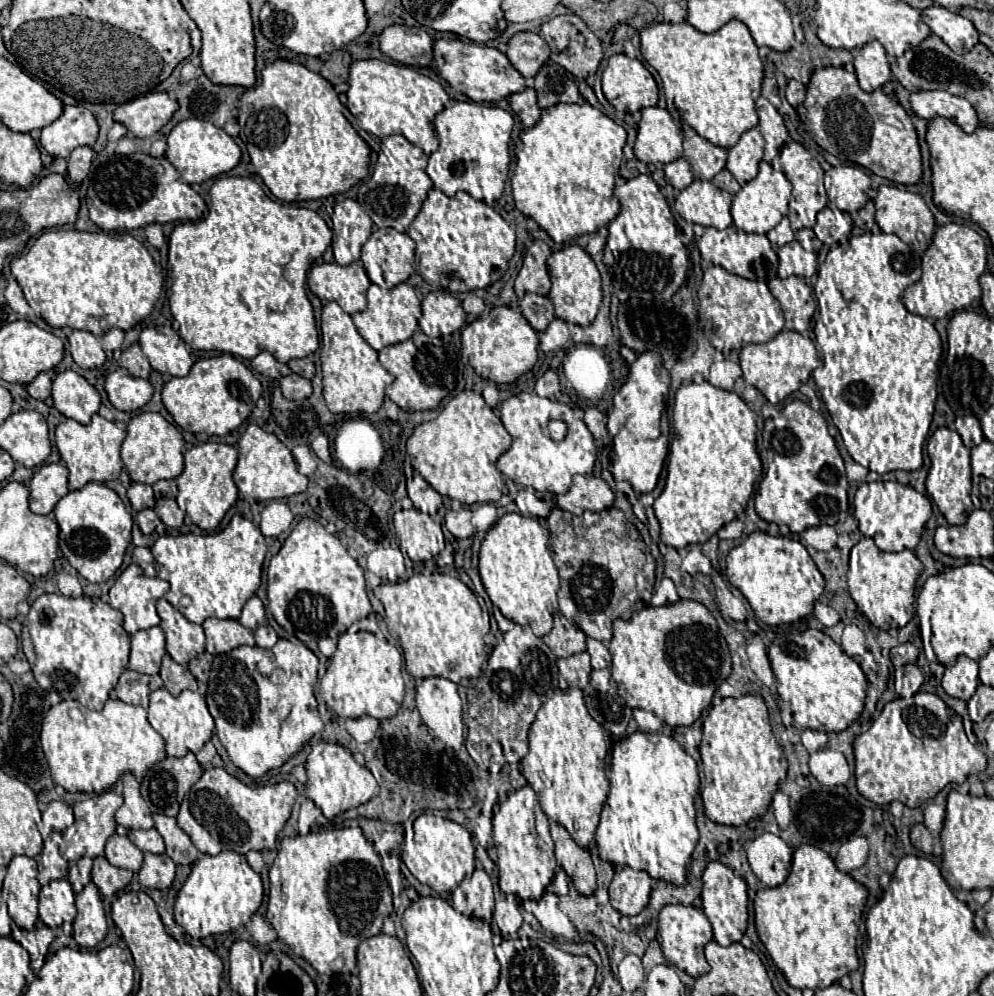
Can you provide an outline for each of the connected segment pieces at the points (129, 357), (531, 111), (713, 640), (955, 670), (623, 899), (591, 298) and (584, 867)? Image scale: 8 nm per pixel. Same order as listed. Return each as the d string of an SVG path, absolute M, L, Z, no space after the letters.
M132 344L130 348L126 348L118 360L118 364L126 370L130 370L132 376L138 376L138 378L148 378L152 368L150 368L150 362L148 358L144 356L144 352L140 350L138 344Z
M526 88L524 92L512 94L510 96L510 108L516 112L516 116L528 128L540 120L540 108L536 104L536 94L532 88Z
M678 600L666 606L646 606L630 620L614 622L614 636L608 646L612 654L612 680L618 686L618 694L630 708L642 708L654 712L668 726L690 726L702 710L710 706L718 686L730 676L730 652L722 638L714 616L706 606L694 600Z
M958 656L956 664L946 668L942 678L942 688L948 696L970 700L978 686L978 664L966 656Z
M618 868L610 884L610 902L624 916L636 916L648 904L652 878L648 872Z
M578 244L564 246L562 250L554 252L548 258L548 270L550 270L550 302L554 304L556 318L562 318L564 322L588 326L596 318L596 312L602 304L602 286L600 286L600 274L594 264L594 260L588 256L586 250L582 250Z
M554 822L550 824L550 834L554 840L556 860L570 876L576 892L580 896L592 896L596 892L598 884L596 884L596 872L594 872L592 858L590 858L588 850L580 848L570 838L570 834L566 834L566 830L562 830L562 826L558 826Z

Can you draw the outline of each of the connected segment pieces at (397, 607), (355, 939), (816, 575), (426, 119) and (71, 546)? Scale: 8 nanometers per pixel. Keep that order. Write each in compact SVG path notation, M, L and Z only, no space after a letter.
M434 572L430 576L414 574L406 582L378 586L374 590L374 594L386 608L386 624L388 624L392 638L404 650L408 674L412 674L414 678L440 676L440 678L448 678L456 684L464 678L480 676L482 664L488 660L488 654L484 652L484 636L490 632L490 619L483 617L482 608L476 600L474 592L464 582L460 582L458 578L440 574L440 572Z
M360 828L284 838L269 869L269 882L266 918L278 938L320 974L332 974L336 960L342 960L340 972L354 970L358 944L380 934L384 916L394 910L380 856Z
M752 532L740 546L730 550L726 564L730 584L744 594L754 614L770 626L790 624L808 616L824 590L824 576L818 572L804 544L784 536Z
M358 60L350 68L350 80L348 80L348 110L358 118L358 126L378 138L402 134L406 140L410 140L414 146L420 146L424 154L432 154L438 150L438 136L434 132L432 120L434 116L444 110L450 104L450 98L446 90L432 78L416 72L414 68L408 68L404 64L388 64L384 60Z
M90 482L82 490L68 492L54 508L60 524L60 550L66 560L88 582L106 582L122 564L126 546L130 542L132 516L120 496L100 482Z

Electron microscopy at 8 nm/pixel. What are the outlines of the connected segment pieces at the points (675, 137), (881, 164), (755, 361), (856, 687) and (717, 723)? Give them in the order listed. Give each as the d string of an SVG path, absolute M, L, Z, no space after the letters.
M652 106L642 110L642 120L638 124L638 138L634 146L634 154L640 162L652 162L652 164L668 164L682 156L682 128L672 120L668 110Z
M824 68L824 70L816 70L812 74L804 106L806 106L808 118L810 118L810 136L822 150L830 152L832 156L840 158L842 162L854 162L858 166L864 166L864 168L872 170L874 174L888 178L896 184L908 186L908 184L916 184L922 178L922 154L920 154L916 128L914 128L910 116L906 114L906 110L898 102L894 102L890 96L886 96L880 88L866 94L858 86L856 74L852 74L844 68Z
M782 330L776 338L772 338L766 344L748 344L740 352L740 366L744 372L744 380L750 386L756 386L772 404L780 404L786 396L796 392L802 384L808 382L810 374L822 366L820 352L816 344L794 332L794 330Z
M806 630L800 634L780 636L768 648L768 658L776 674L776 690L792 712L796 728L842 732L864 710L866 676L856 660L842 652L842 648L820 630Z
M762 696L722 698L704 720L704 738L699 752L704 764L700 794L704 812L712 822L742 826L766 814L778 784L786 778L788 762L778 746Z

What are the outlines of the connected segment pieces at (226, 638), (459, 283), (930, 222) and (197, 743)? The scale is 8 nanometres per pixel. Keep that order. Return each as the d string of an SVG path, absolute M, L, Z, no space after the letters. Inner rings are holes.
M208 618L202 624L206 632L206 650L210 654L224 654L242 644L254 646L254 636L238 620L220 620Z
M432 188L420 214L410 224L408 236L416 242L415 271L432 286L450 294L472 292L500 280L515 253L514 230L488 204L474 200L466 192L448 198Z
M882 184L878 188L878 196L874 202L876 202L876 222L882 228L882 232L896 234L916 254L922 254L928 248L928 244L932 242L932 234L936 230L936 222L920 194L912 194L912 192L900 190L896 186Z
M166 688L154 690L150 694L148 722L166 740L166 754L176 756L176 758L186 756L188 752L194 752L194 754L200 752L200 748L214 734L214 720L208 712L206 698L198 692L192 692L192 690L184 690L180 696L172 696Z

